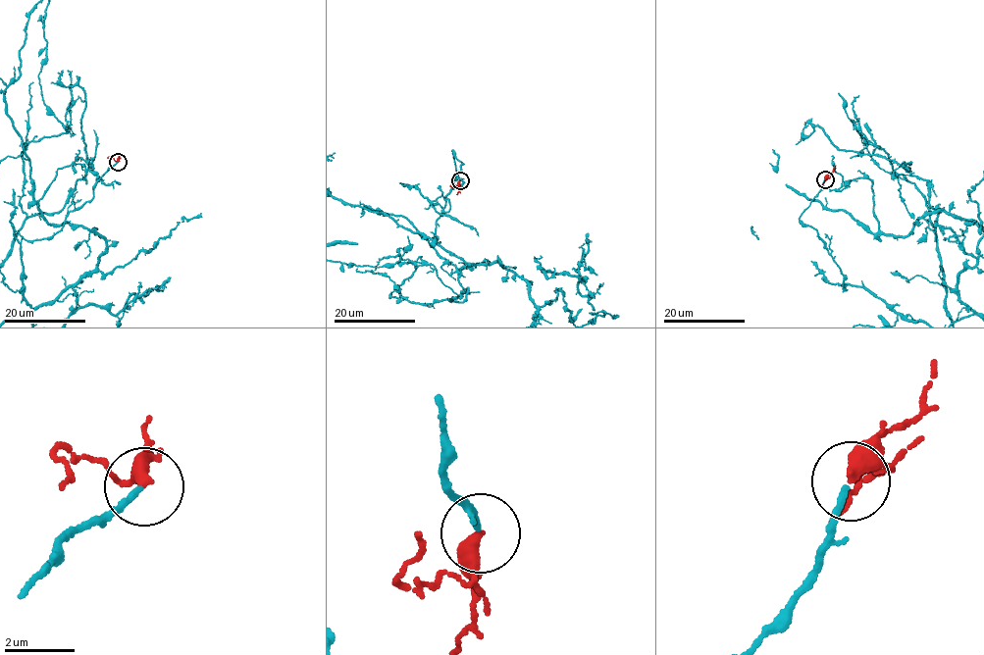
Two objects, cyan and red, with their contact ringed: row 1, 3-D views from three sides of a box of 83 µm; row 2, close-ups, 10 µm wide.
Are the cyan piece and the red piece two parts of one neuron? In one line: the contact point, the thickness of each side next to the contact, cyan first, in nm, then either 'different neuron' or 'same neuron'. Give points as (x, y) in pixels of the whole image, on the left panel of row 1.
place (118, 162); calibres 150 and 420 nm; same neuron

